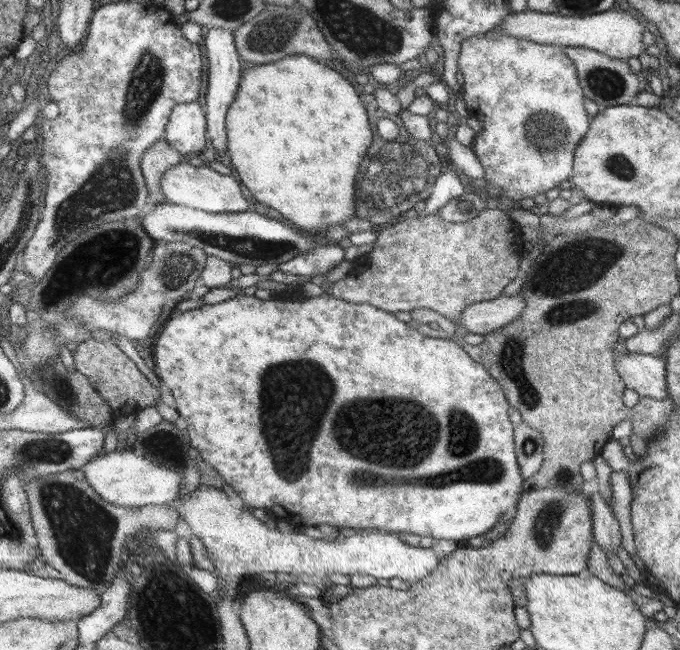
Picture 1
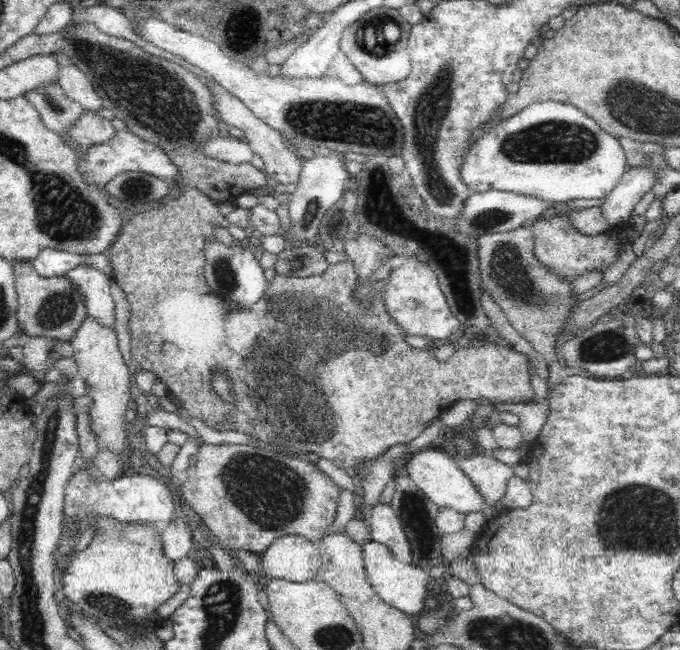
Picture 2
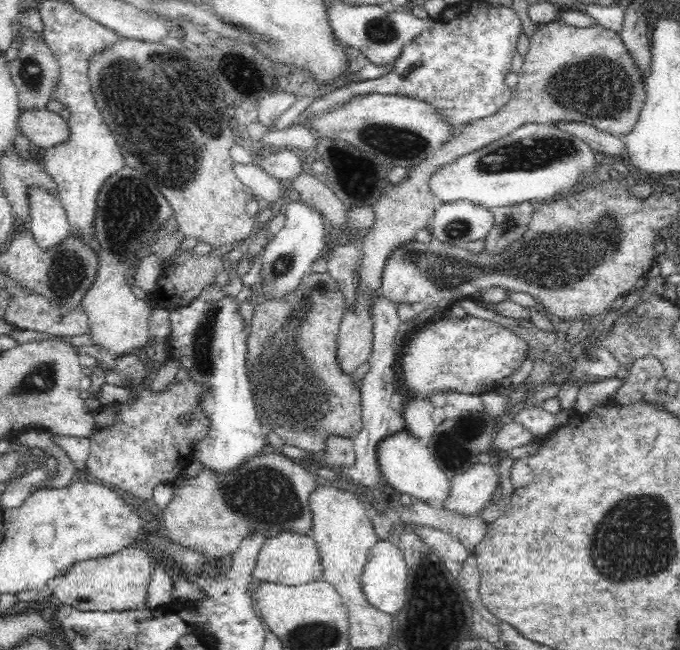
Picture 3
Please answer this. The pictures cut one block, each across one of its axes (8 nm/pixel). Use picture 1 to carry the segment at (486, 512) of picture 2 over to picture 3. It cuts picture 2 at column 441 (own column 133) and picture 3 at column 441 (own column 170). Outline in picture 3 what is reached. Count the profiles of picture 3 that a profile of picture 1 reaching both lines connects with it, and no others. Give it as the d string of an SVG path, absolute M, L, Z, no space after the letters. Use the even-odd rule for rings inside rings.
M405 429L386 436L376 447L376 457L382 480L391 496L410 496L418 501L439 505L450 494L450 483L436 465L428 441L416 439Z

